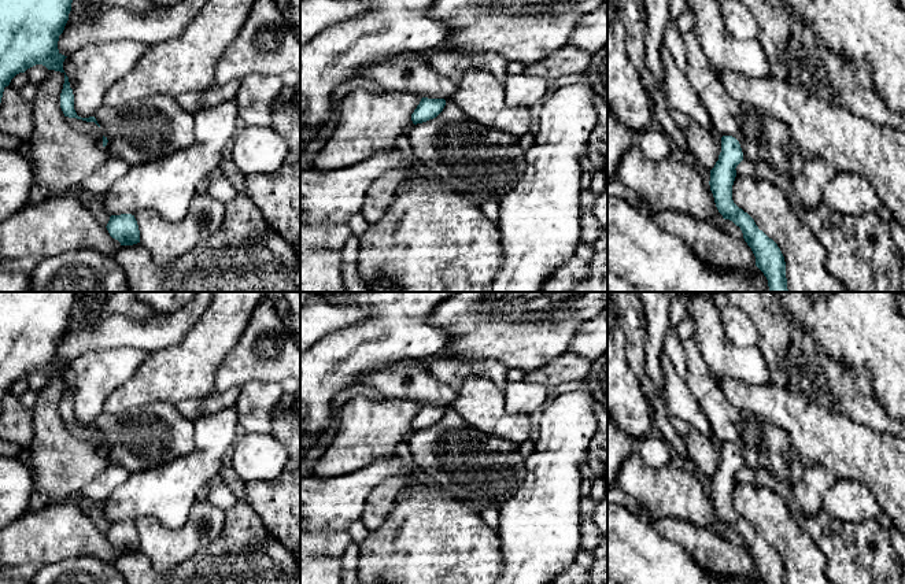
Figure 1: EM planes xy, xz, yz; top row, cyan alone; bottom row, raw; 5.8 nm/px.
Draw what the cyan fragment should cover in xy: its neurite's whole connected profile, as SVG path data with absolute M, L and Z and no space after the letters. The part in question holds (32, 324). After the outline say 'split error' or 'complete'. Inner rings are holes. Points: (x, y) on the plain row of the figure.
M0 292L0 410L4 395L27 376L43 372L64 380L67 363L58 356L71 318L77 292Z; complete

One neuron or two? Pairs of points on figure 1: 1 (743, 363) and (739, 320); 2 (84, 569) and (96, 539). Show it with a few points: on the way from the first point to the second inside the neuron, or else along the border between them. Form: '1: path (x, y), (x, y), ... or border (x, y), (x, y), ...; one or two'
1: border (721, 322), (724, 335), (735, 346), (754, 346); two
2: border (58, 561), (92, 555), (113, 565); two

